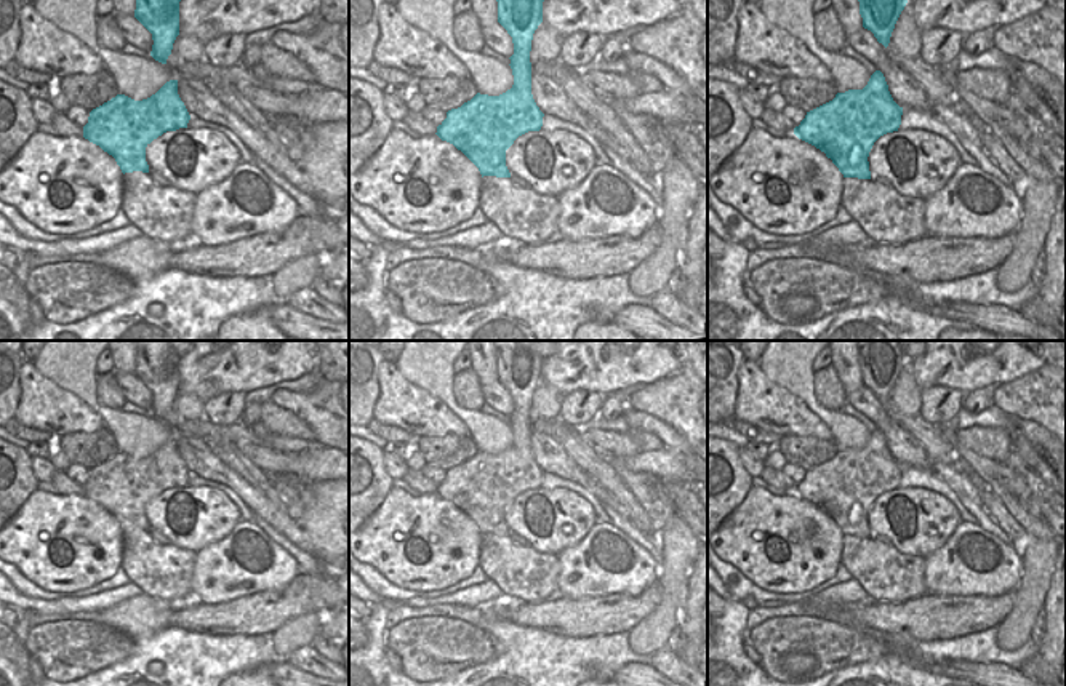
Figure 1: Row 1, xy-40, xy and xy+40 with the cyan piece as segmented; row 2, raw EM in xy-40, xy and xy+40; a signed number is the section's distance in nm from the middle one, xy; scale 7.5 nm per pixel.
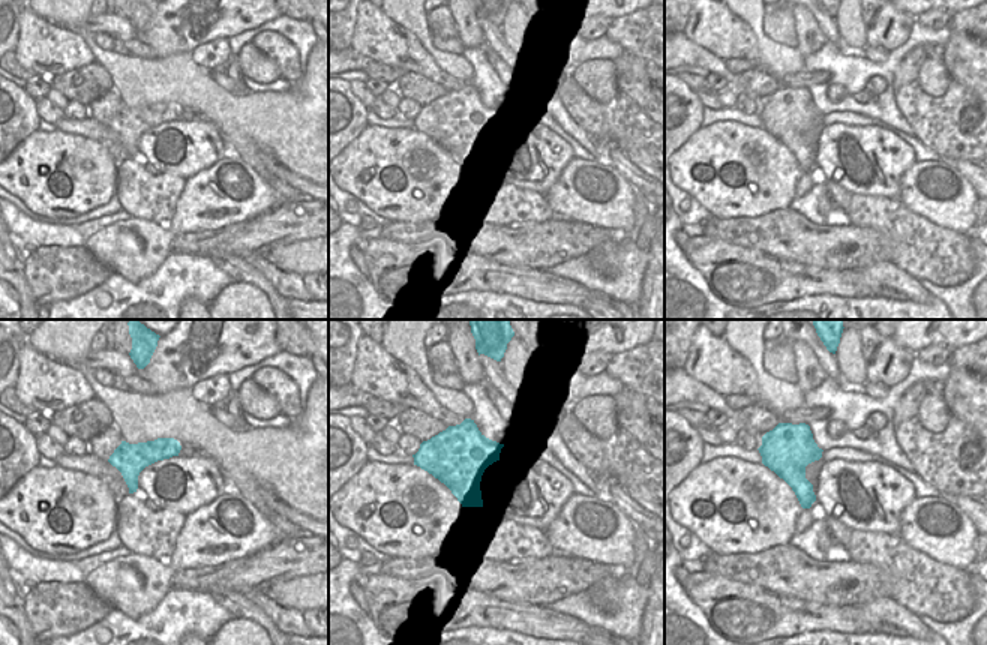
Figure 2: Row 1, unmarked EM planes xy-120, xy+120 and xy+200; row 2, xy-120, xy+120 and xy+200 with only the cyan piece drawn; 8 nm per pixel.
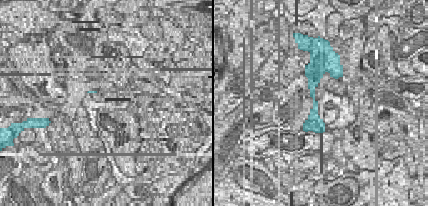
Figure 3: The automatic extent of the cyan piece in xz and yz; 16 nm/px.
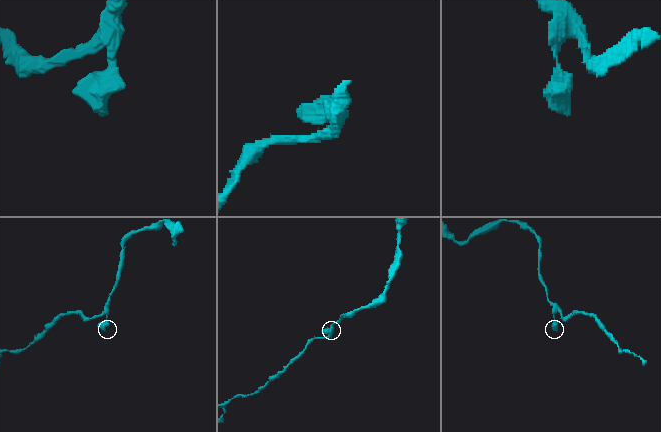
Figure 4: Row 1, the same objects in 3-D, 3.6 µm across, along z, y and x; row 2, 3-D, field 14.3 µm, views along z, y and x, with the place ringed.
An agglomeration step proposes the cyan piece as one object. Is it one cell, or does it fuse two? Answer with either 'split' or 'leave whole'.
leave whole

